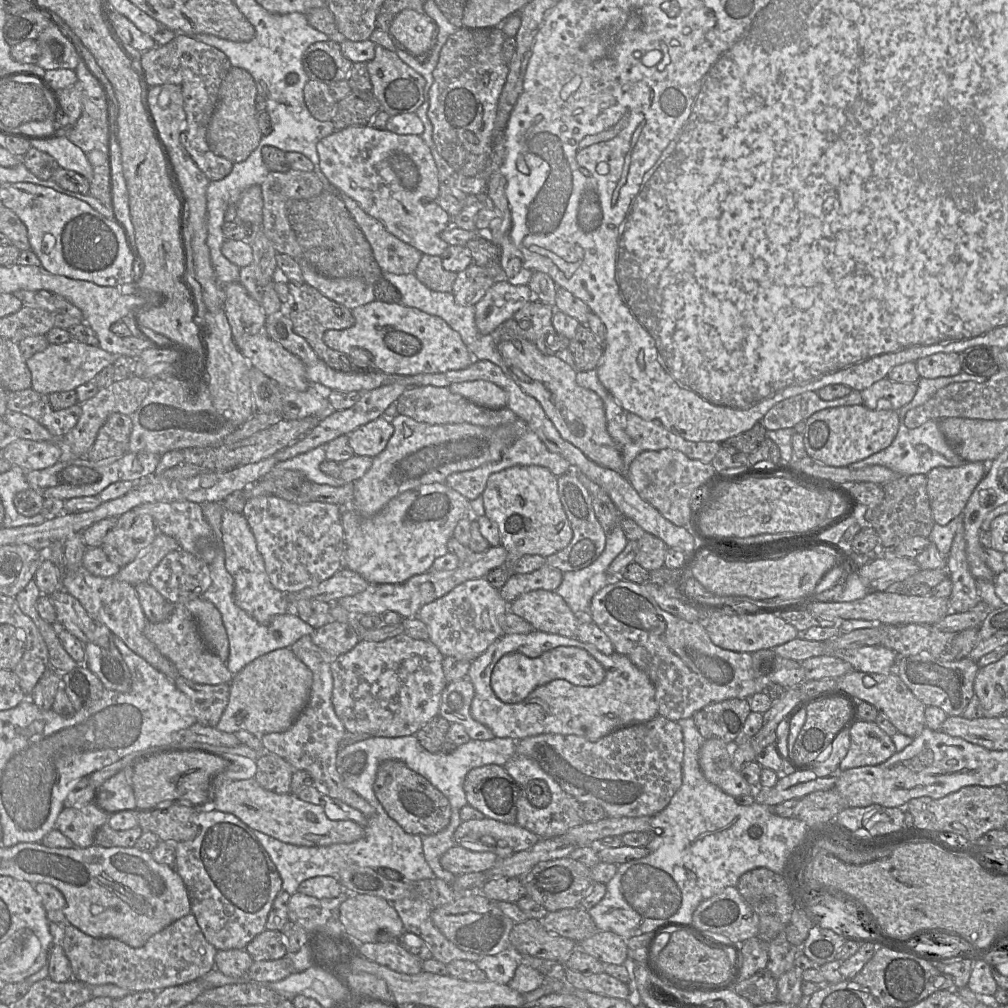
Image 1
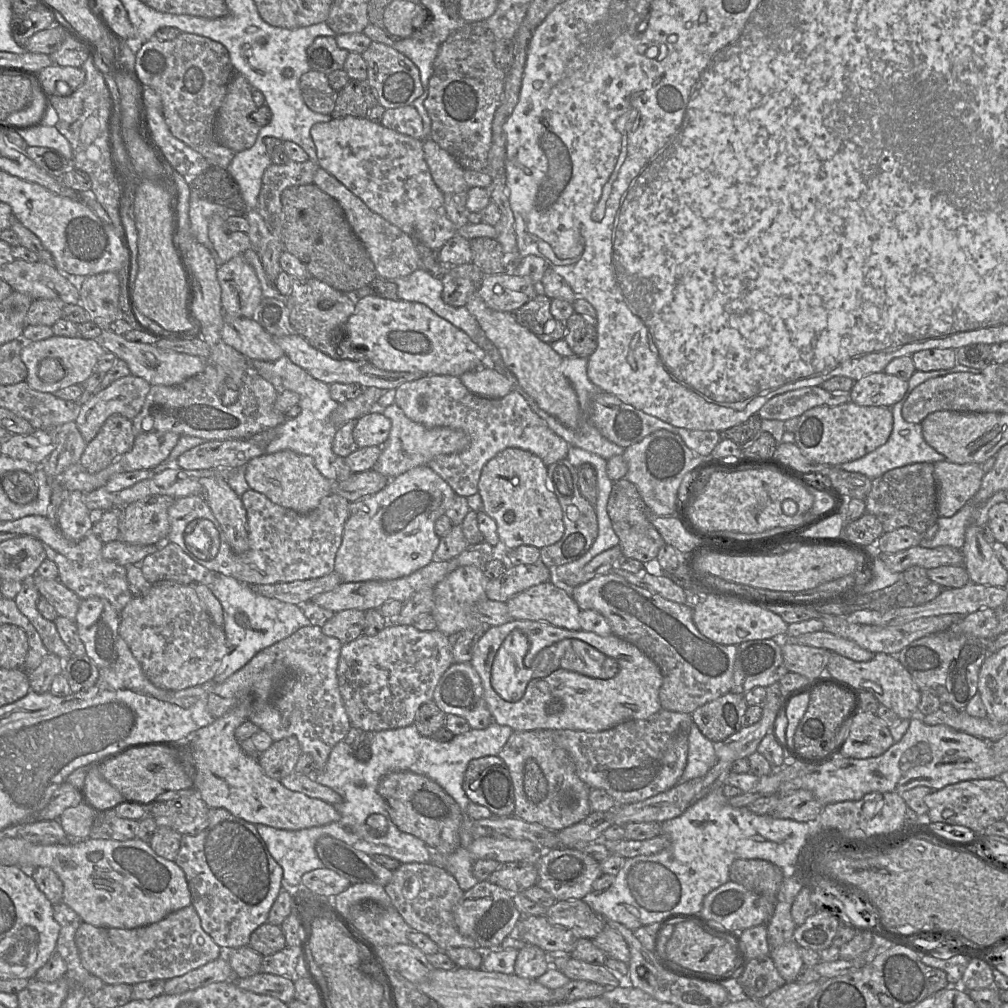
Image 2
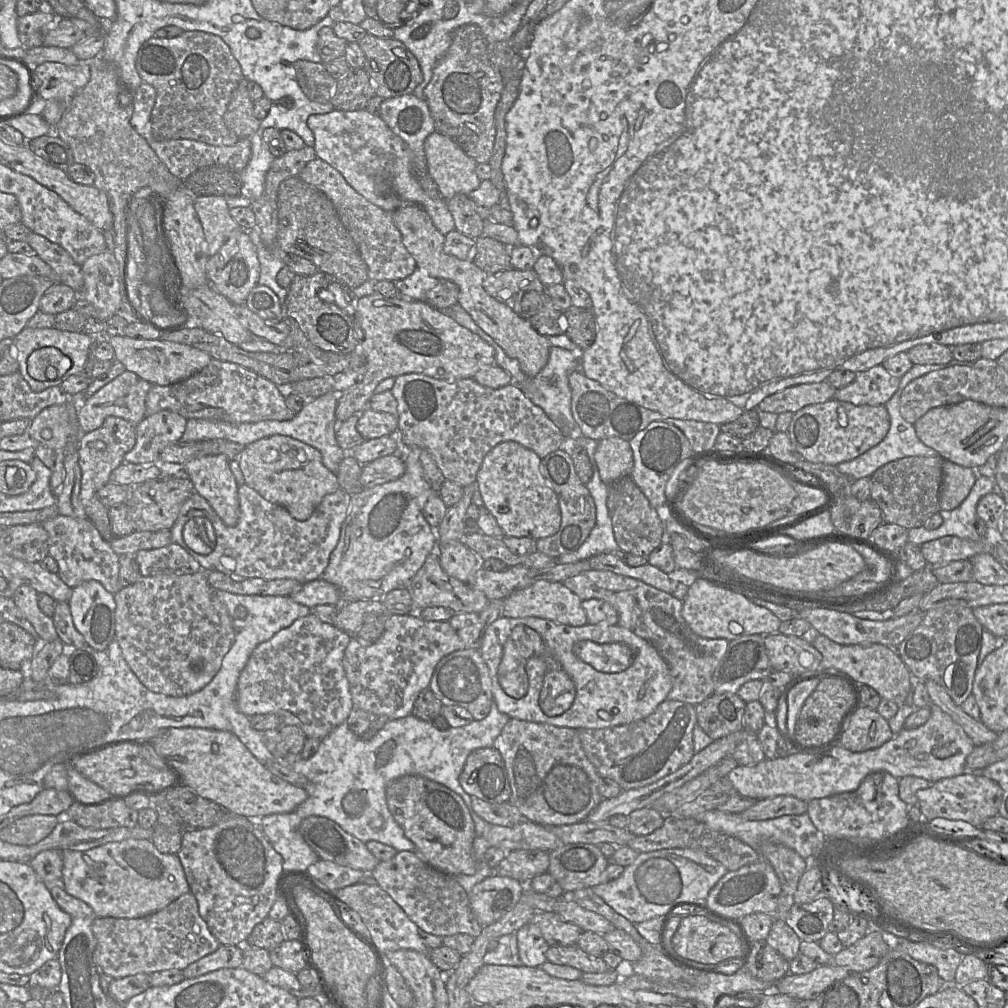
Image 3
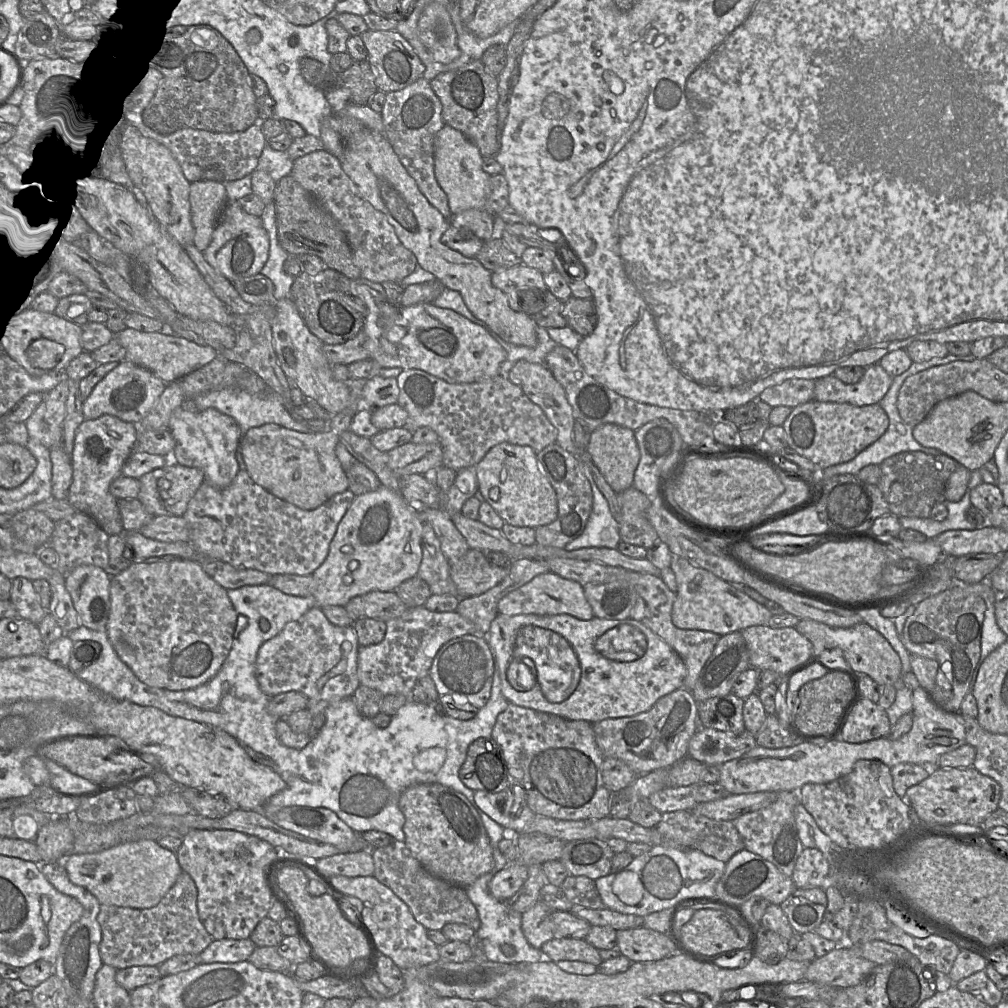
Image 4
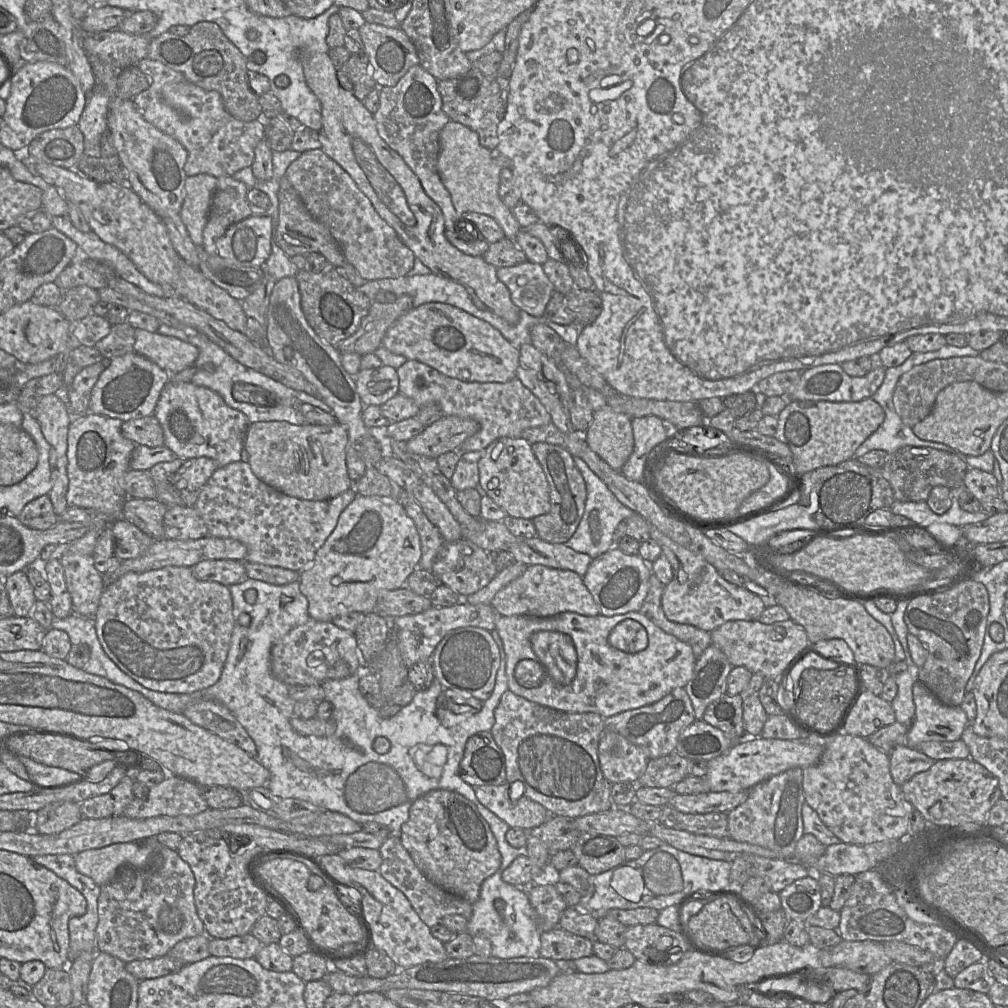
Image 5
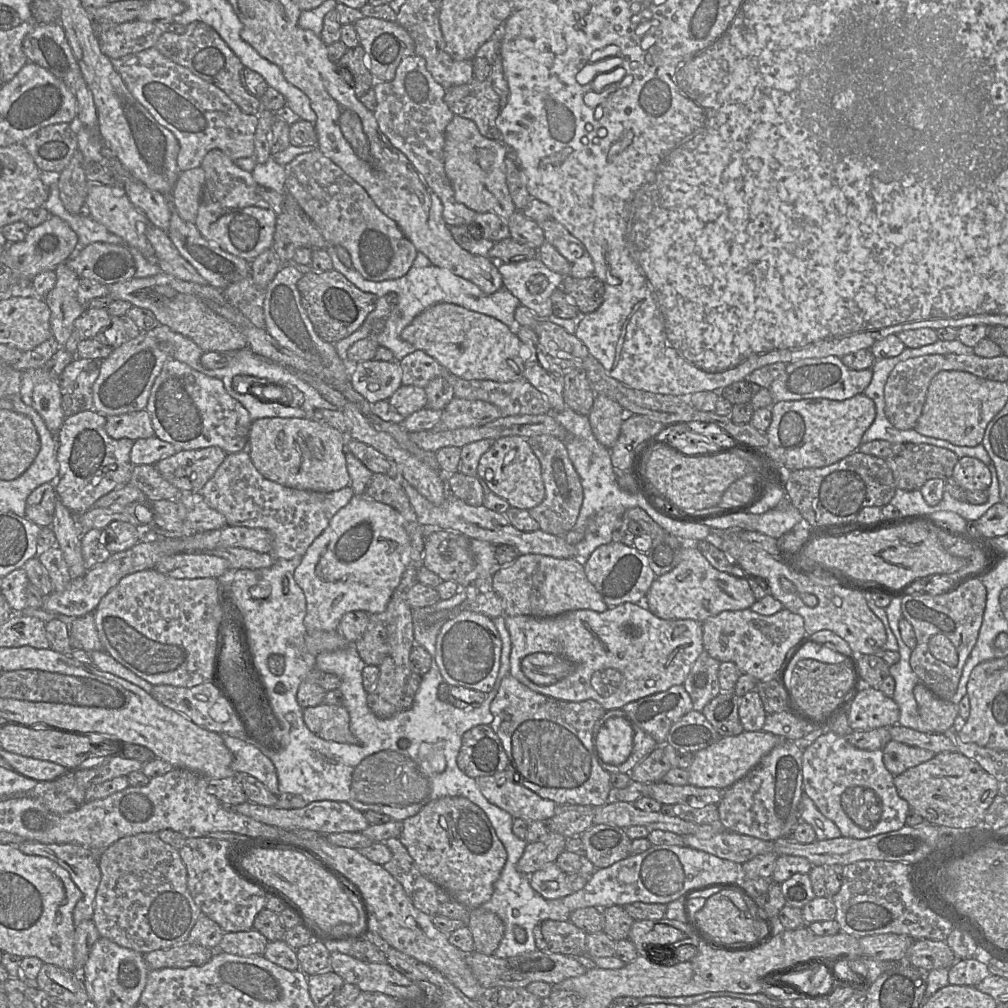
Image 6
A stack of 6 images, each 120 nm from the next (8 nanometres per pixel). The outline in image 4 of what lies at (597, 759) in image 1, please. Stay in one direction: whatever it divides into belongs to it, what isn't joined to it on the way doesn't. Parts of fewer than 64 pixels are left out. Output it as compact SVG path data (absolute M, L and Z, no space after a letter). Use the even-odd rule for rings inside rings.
M679 688L659 698L653 707L643 713L614 719L605 719L592 724L595 740L604 758L623 761L637 776L657 769L670 767L687 757L688 744L698 726L698 703L690 691Z

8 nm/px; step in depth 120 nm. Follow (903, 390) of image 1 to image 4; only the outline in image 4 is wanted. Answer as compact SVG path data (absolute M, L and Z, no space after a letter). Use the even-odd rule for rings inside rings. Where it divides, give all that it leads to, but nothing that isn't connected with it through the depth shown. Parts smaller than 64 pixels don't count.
M877 363L866 367L862 378L853 384L846 384L833 374L814 381L813 400L864 406L878 404L889 390L893 377Z

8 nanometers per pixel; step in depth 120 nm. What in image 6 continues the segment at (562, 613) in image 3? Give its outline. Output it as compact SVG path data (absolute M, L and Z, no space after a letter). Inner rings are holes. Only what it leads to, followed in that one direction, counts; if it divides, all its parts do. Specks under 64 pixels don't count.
M519 555L513 563L498 568L492 577L491 588L502 599L505 616L551 618L568 611L589 609L603 612L609 608L587 579L584 561L578 558Z

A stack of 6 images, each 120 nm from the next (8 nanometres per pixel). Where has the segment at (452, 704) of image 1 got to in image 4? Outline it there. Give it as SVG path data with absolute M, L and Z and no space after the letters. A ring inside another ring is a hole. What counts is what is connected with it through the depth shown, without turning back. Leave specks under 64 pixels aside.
M479 633L466 634L445 643L433 659L429 675L438 694L449 694L459 704L470 703L477 709L491 696L495 660L488 641Z

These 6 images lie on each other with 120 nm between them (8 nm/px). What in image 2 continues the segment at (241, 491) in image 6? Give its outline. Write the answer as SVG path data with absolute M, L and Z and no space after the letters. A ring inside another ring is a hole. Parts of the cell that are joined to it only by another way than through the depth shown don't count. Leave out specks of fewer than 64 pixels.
M248 489L241 501L246 510L249 549L236 554L226 542L224 532L214 517L210 507L202 495L193 495L173 501L168 509L170 529L167 541L179 546L187 555L214 574L237 579L247 585L287 583L308 580L328 575L334 571L337 551L342 542L344 524L349 515L350 502L344 497L331 493L322 498L318 506L305 515L292 509L273 503L265 495Z

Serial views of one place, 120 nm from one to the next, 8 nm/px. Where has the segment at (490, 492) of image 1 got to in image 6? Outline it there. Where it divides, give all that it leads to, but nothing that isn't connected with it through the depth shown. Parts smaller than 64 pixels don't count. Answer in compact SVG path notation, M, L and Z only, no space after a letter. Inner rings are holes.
M505 436L495 440L481 456L477 476L485 481L490 491L505 499L510 507L529 510L539 505L545 497L540 461L527 439L521 436Z

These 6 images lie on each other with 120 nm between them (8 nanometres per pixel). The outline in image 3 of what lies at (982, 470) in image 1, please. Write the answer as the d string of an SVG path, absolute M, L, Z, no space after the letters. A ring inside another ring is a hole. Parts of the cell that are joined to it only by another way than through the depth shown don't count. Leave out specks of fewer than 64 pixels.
M944 460L939 493L940 510L957 508L968 496L977 478L976 469Z

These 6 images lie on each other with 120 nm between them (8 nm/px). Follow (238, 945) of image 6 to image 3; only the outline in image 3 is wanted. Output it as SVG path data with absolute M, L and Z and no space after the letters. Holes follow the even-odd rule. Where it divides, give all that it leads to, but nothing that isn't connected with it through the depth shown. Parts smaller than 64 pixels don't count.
M220 945L215 952L191 963L182 970L185 979L196 978L222 968L242 967L243 949L243 946Z

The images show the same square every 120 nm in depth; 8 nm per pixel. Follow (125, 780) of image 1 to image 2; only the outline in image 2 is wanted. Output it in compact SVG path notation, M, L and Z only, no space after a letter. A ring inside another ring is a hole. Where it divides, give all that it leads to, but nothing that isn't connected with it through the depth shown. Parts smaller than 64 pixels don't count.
M97 766L89 769L82 792L84 802L98 812L114 809L126 801L123 795L103 778Z

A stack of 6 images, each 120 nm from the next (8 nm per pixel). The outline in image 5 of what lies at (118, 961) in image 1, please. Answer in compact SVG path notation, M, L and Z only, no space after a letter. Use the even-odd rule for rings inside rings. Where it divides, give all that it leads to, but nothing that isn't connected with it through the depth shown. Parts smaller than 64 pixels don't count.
M160 846L156 865L147 869L123 866L114 879L101 887L98 898L98 924L96 928L97 947L124 963L134 960L153 959L164 956L176 943L206 934L203 921L199 918L194 900L195 877L190 866L182 860L177 850Z

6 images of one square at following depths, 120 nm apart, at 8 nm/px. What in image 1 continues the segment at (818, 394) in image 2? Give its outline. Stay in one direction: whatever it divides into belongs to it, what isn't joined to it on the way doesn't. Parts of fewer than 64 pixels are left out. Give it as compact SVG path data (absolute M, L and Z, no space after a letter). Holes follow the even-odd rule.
M857 390L833 400L823 400L816 392L805 392L777 403L765 414L762 424L766 430L792 429L820 410L860 405L862 402L861 392Z

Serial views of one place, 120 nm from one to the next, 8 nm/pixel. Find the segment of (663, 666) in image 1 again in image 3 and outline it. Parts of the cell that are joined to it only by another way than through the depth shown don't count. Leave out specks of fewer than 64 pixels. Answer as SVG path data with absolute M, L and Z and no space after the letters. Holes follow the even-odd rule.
M590 569L562 582L582 601L601 599L611 604L623 626L652 644L667 663L672 689L667 699L697 705L714 693L713 673L729 641L707 639L695 634L682 616L683 601L640 580L606 570Z

